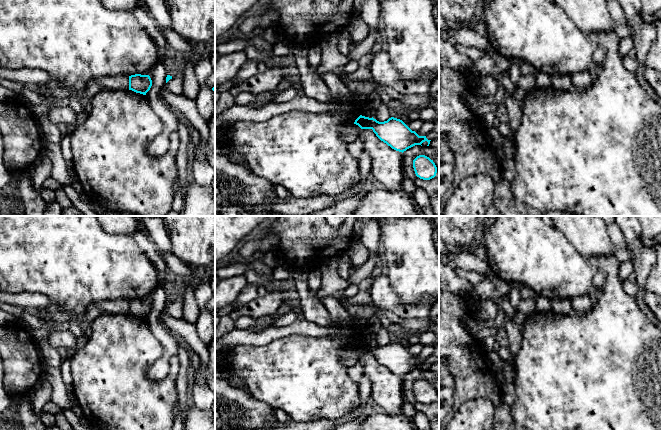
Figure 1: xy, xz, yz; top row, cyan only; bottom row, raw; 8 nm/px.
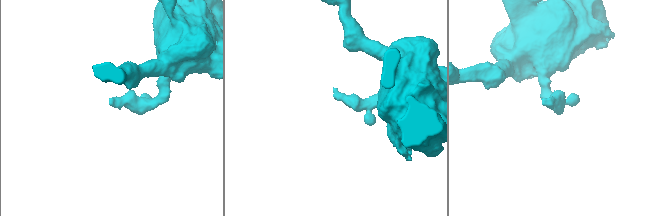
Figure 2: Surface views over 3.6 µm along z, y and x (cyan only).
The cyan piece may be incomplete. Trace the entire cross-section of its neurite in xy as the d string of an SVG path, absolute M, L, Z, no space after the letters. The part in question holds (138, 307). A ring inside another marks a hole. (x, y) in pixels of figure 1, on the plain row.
M135 298L129 300L129 314L146 319L152 310L149 299Z

